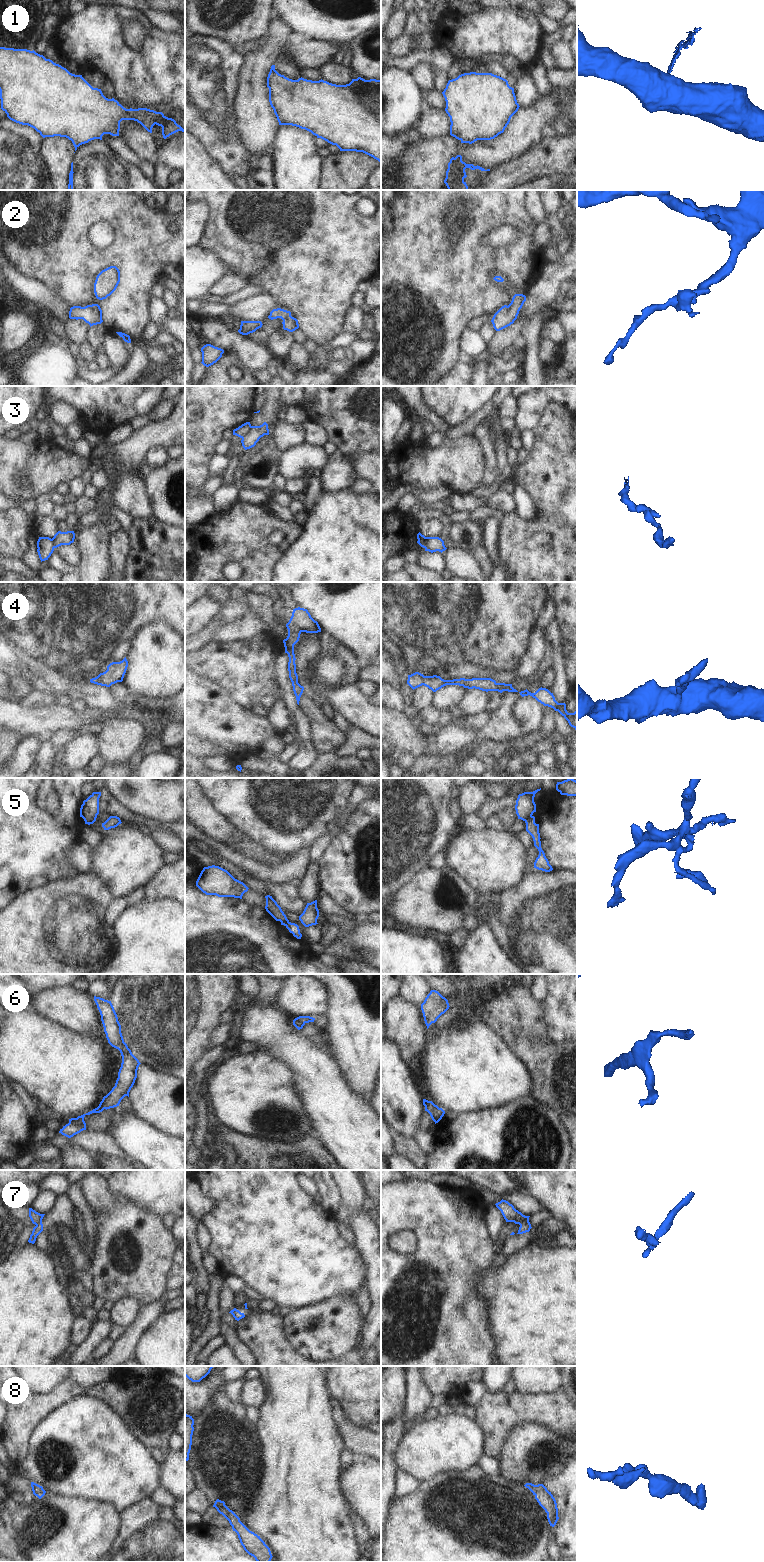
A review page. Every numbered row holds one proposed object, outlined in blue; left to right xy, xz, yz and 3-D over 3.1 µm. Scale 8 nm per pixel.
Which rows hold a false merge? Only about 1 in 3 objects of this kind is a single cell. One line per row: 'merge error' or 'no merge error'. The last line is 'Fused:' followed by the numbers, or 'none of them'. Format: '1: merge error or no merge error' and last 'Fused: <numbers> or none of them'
1: merge error
2: no merge error
3: merge error
4: merge error
5: merge error
6: no merge error
7: merge error
8: no merge error
Fused: 1, 3, 4, 5, 7

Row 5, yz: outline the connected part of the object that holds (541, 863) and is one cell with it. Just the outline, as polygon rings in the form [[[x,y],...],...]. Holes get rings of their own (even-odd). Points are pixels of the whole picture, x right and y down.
[[[531,816],[526,823],[526,831],[532,836],[534,841],[534,846],[538,849],[539,855],[534,862],[534,868],[542,870],[545,872],[550,872],[553,870],[552,866],[549,864],[548,859],[545,856],[544,851],[541,848],[539,824],[535,823],[535,817]]]

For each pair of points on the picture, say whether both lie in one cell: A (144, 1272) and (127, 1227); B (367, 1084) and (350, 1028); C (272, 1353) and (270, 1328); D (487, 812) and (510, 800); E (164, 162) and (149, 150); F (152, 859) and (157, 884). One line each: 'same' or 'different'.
A: same
B: same
C: same
D: same
E: different
F: different

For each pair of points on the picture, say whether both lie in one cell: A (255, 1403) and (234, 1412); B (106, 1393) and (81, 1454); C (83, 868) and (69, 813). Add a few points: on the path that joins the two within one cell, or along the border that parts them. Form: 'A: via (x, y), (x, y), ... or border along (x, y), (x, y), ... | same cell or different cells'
A: border along (239, 1401), (245, 1406) | different cells
B: border along (79, 1396), (93, 1396), (100, 1399), (120, 1417) | different cells
C: border along (79, 839), (66, 852), (67, 863) | different cells

